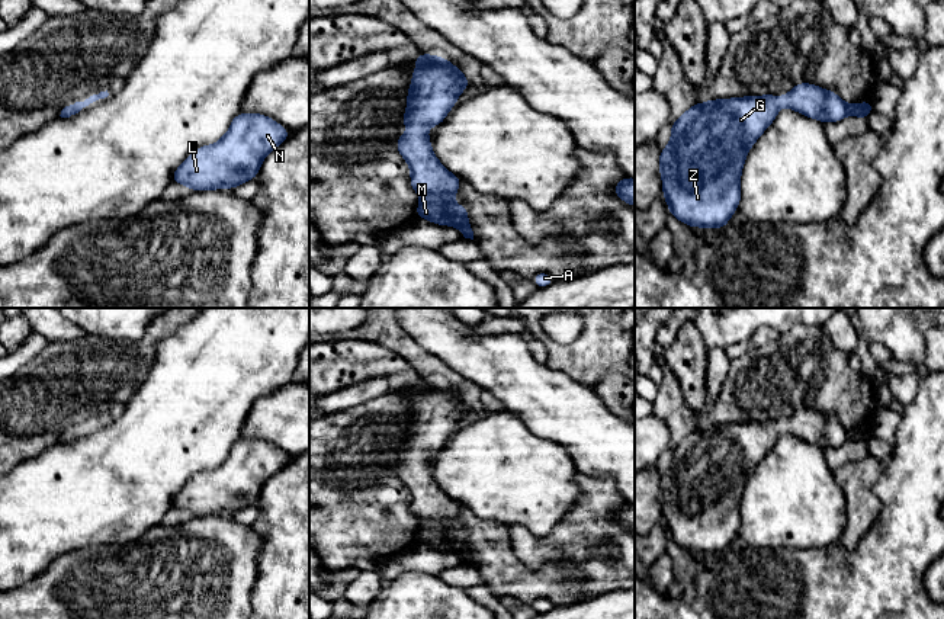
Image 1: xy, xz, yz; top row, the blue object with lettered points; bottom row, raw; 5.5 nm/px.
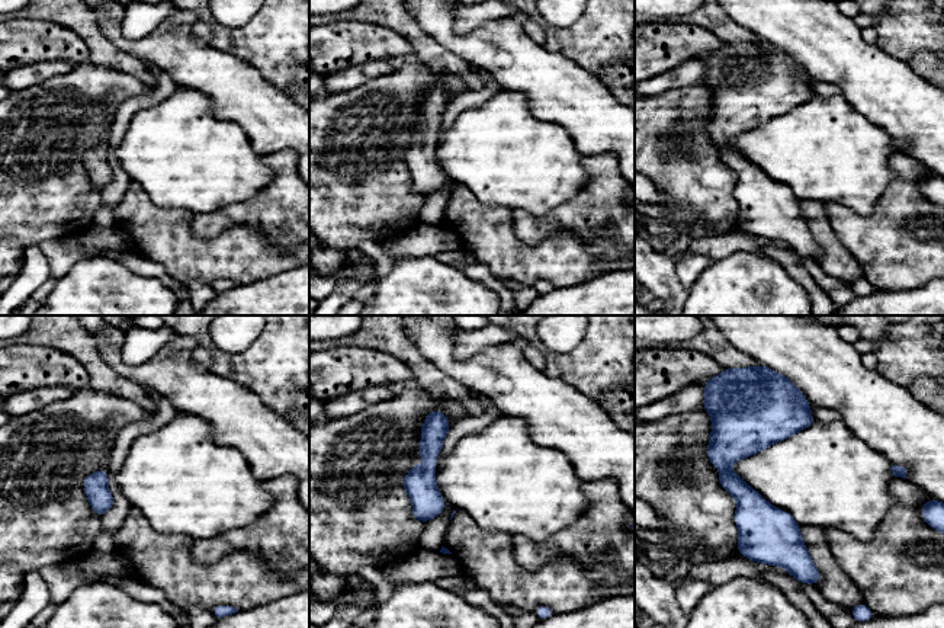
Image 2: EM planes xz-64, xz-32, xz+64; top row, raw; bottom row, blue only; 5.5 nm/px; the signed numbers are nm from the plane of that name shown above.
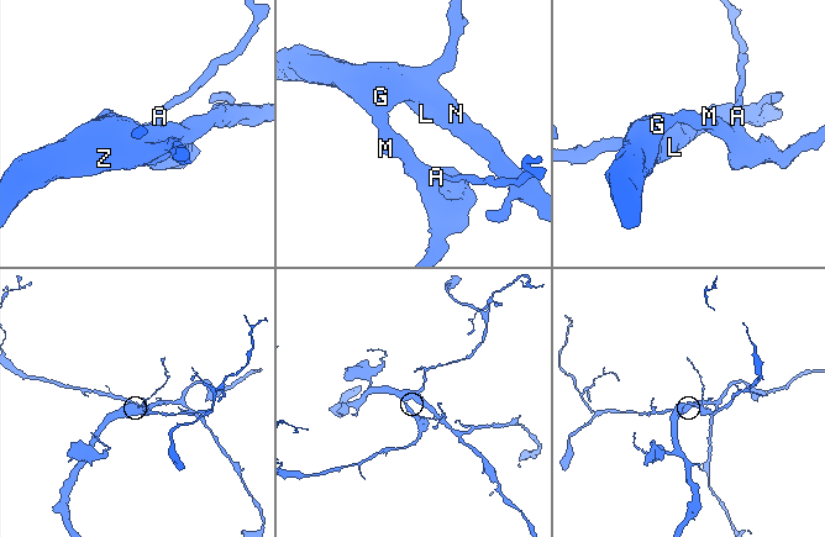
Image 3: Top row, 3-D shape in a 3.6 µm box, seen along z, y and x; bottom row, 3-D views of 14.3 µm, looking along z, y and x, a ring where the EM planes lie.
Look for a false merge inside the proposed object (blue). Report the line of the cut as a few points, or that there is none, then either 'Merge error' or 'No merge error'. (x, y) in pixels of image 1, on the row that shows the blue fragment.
No split. No merge error

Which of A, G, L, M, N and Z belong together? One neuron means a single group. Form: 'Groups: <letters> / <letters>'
Groups: A G L M N Z

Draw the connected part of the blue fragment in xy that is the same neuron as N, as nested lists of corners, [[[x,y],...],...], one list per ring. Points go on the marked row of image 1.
[[[238,113],[231,121],[228,132],[215,144],[196,148],[171,176],[171,182],[198,190],[218,190],[222,186],[234,190],[238,185],[256,179],[264,157],[290,135],[285,126],[260,113]]]

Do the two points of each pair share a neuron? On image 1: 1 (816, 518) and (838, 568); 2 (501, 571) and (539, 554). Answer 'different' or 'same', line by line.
1: different
2: different

